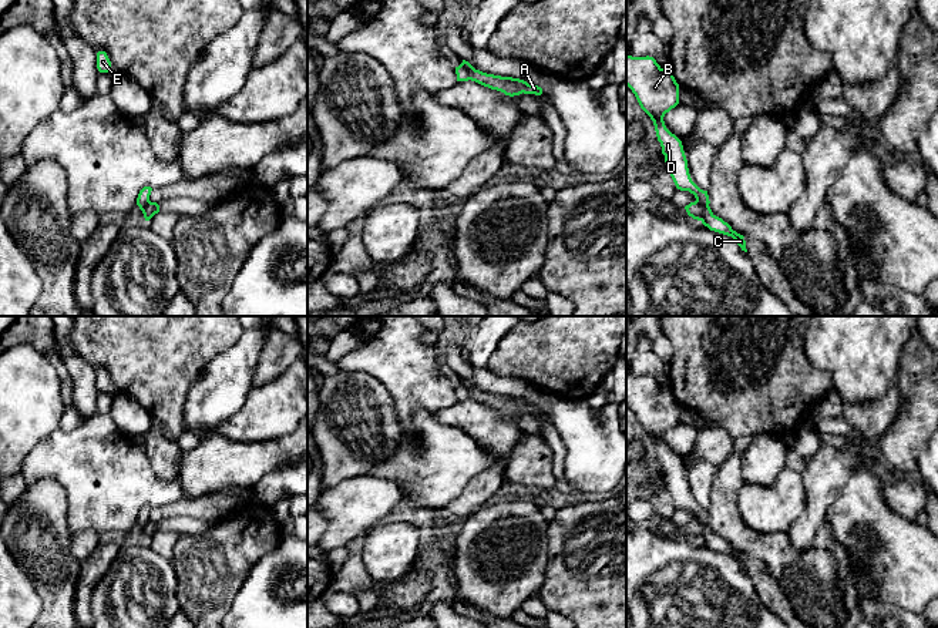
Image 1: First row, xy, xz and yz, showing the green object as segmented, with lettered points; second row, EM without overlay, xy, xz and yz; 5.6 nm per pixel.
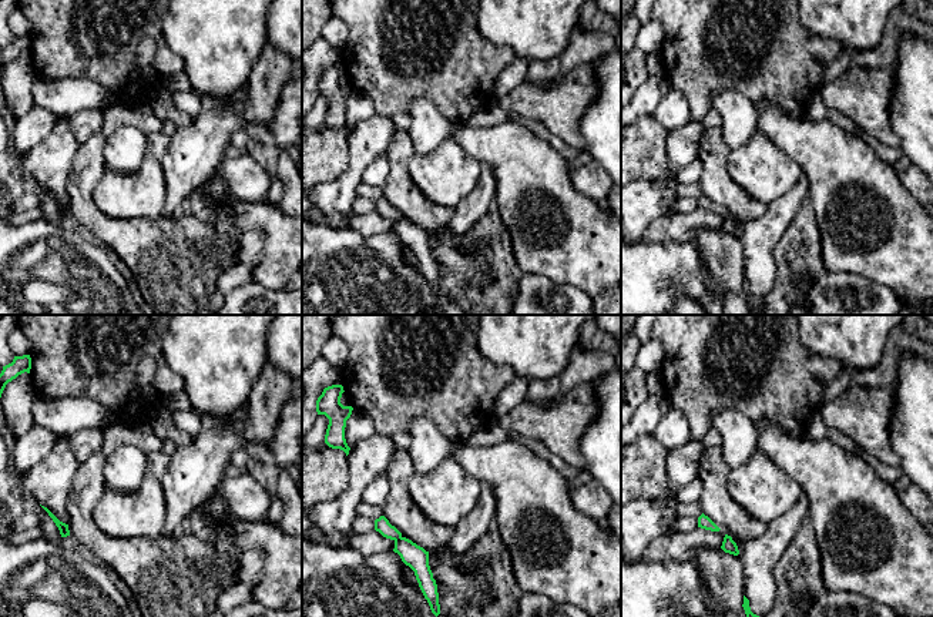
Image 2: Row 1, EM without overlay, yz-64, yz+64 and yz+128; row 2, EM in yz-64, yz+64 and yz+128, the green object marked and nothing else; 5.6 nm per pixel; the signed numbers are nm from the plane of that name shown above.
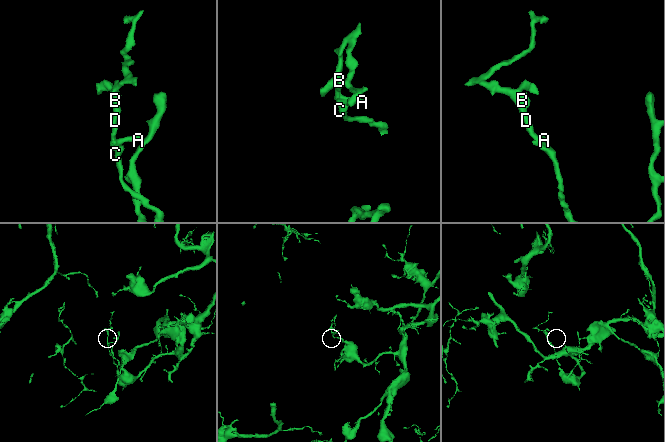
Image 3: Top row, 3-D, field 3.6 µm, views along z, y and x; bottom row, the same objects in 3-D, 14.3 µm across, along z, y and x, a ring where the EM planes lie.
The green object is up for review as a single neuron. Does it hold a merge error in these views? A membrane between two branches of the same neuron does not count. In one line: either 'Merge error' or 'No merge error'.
Merge error

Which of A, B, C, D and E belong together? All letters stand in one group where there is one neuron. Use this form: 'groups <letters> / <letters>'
groups A / B C D E

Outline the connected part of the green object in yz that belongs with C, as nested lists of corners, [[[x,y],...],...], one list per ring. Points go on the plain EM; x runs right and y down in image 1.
[[[709,533],[703,537],[702,543],[707,545],[710,550],[732,555],[742,567],[742,570],[747,571],[746,560],[743,558],[744,555],[733,550],[732,545],[727,541],[724,541],[722,537]]]

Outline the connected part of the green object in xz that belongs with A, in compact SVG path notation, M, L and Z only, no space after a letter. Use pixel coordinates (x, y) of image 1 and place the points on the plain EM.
M463 379L464 386L468 389L470 399L475 400L491 409L504 412L505 414L514 416L520 413L535 413L541 414L542 407L538 404L531 404L524 399L512 396L501 396L494 393L487 393L480 389L475 389L468 380Z

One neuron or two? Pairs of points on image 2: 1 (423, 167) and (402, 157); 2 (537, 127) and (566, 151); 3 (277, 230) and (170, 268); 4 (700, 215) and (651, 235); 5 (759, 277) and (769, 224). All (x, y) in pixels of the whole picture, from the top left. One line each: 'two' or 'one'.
1: two
2: one
3: two
4: one
5: one

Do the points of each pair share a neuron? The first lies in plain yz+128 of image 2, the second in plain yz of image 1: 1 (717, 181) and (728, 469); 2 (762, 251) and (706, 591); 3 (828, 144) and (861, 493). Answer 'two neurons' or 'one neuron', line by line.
1: one neuron
2: two neurons
3: one neuron

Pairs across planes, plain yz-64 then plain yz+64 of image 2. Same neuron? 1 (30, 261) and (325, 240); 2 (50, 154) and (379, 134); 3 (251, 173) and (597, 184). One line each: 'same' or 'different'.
1: same
2: different
3: same

